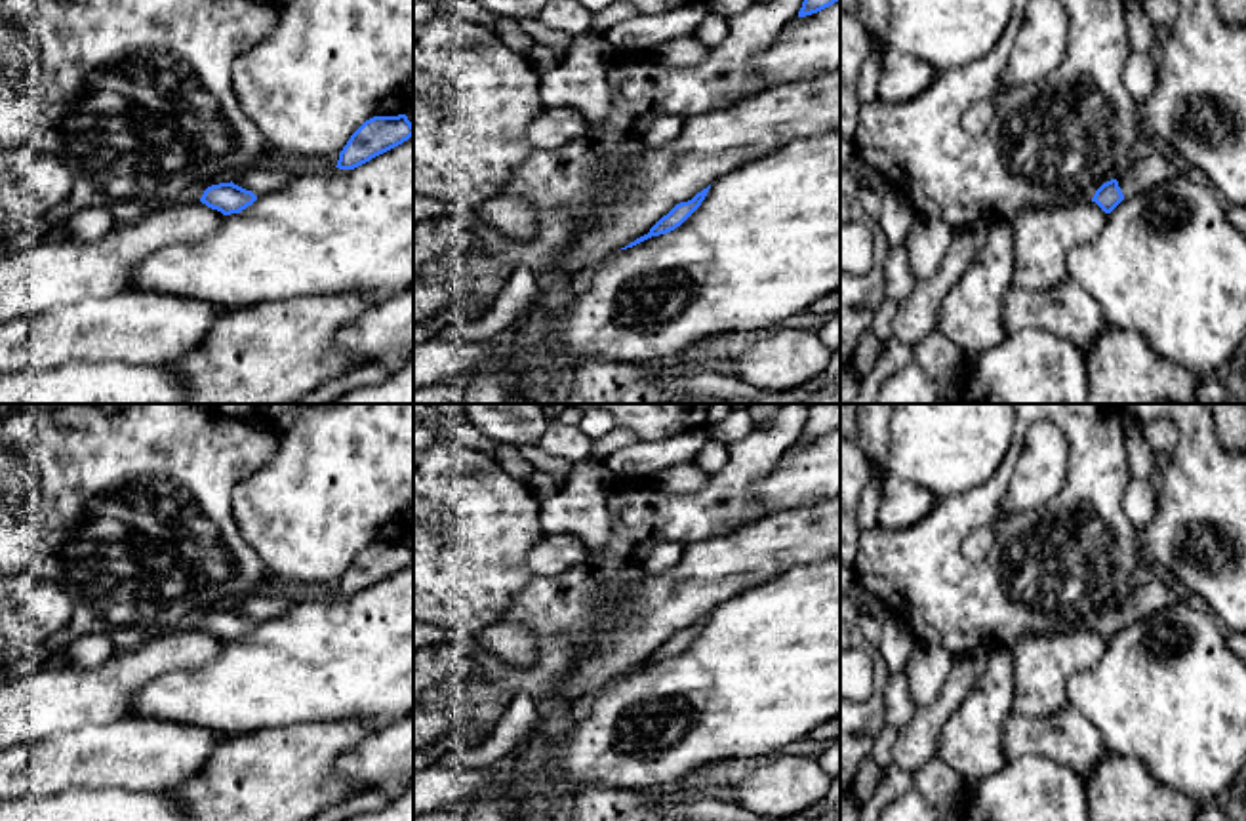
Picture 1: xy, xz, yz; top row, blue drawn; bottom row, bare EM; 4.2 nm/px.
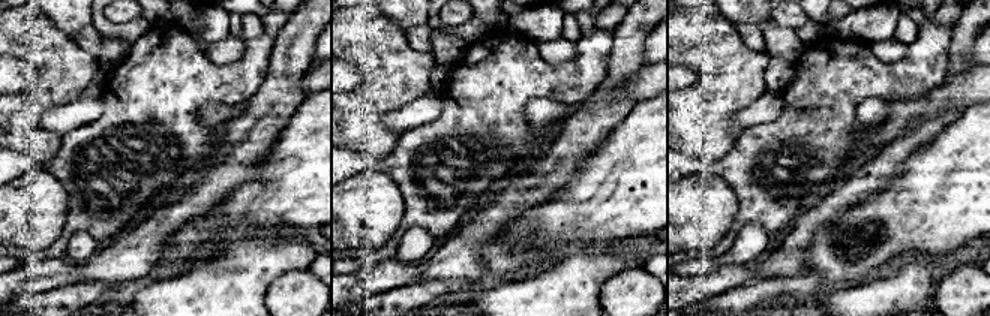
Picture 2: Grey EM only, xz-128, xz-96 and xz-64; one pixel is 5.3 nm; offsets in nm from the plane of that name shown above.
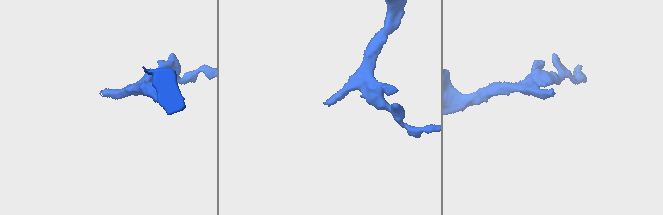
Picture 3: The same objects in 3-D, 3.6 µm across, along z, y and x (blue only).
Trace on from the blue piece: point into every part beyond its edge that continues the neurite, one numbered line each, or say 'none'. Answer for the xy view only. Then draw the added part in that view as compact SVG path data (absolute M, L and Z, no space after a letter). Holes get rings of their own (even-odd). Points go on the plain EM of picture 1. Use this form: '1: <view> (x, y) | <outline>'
1: xy (261, 604) | M269 585L265 589L251 591L232 610L246 617L251 617L259 625L288 611L295 604L295 598L297 592L278 591Z

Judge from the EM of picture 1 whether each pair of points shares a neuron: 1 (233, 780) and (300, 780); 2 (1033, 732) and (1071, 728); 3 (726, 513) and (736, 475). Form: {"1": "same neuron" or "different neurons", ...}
{"1": "same neuron", "2": "same neuron", "3": "same neuron"}

